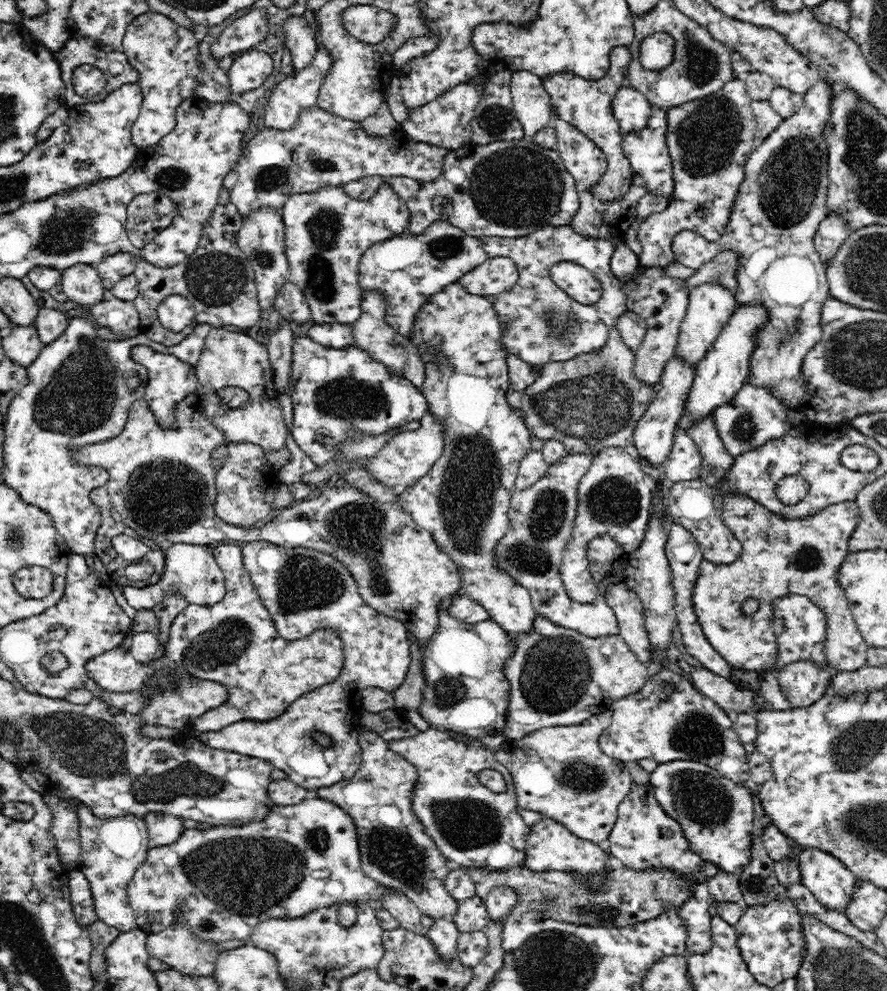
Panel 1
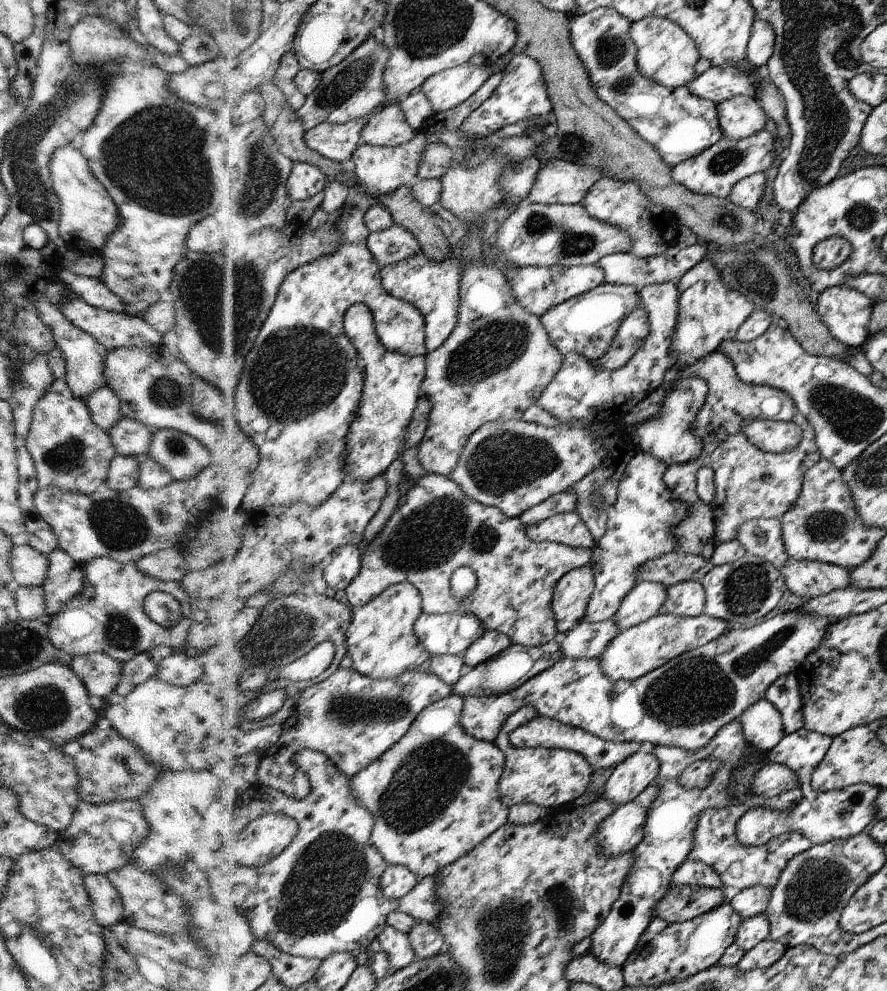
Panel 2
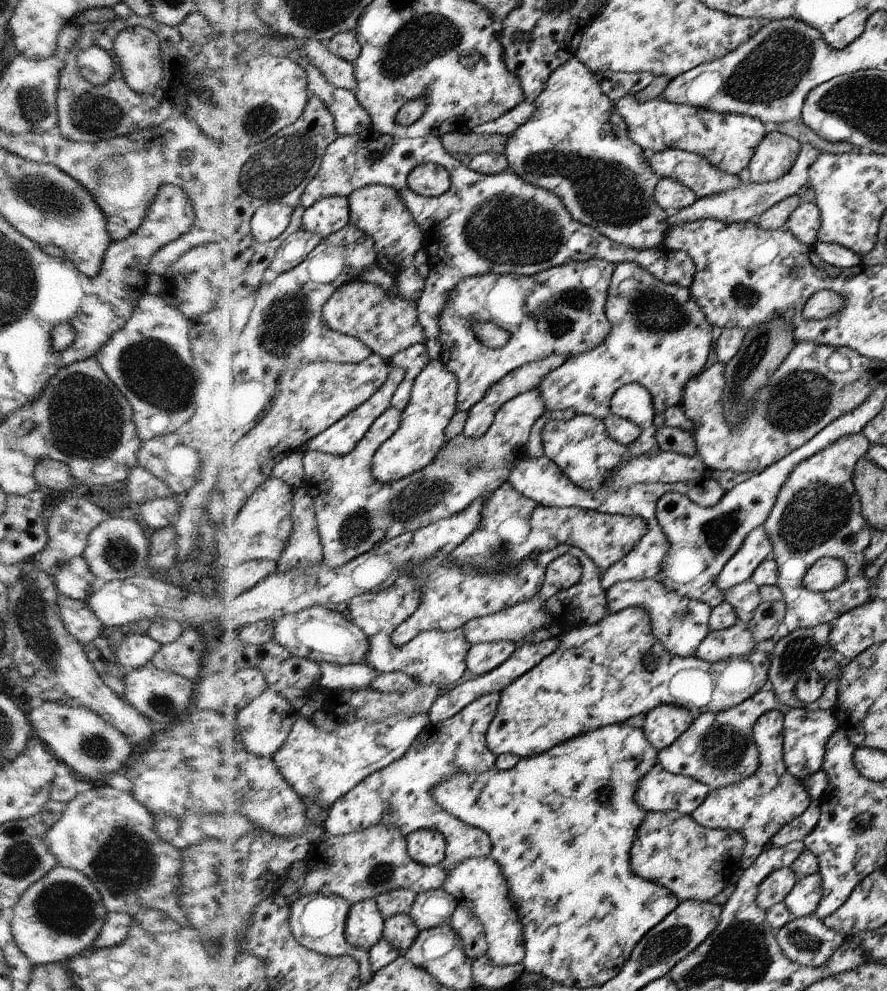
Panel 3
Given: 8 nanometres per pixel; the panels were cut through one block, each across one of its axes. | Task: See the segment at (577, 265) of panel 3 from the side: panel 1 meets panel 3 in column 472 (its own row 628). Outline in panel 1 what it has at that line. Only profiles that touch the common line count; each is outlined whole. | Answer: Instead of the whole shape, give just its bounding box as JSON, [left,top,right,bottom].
[184,541,412,793]

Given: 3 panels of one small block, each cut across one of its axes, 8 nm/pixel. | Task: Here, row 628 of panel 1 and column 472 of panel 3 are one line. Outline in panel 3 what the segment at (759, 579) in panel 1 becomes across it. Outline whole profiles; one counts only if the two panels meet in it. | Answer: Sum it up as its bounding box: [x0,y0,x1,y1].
[327,692,500,865]

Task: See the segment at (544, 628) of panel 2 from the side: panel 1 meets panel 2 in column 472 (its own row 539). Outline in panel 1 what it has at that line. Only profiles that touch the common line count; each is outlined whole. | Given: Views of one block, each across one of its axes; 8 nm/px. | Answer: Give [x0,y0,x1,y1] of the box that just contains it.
[492,454,629,637]

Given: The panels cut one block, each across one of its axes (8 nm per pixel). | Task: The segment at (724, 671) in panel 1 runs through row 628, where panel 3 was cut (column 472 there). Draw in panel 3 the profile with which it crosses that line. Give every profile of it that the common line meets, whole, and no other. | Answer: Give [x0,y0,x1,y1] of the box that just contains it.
[429,635,562,724]

